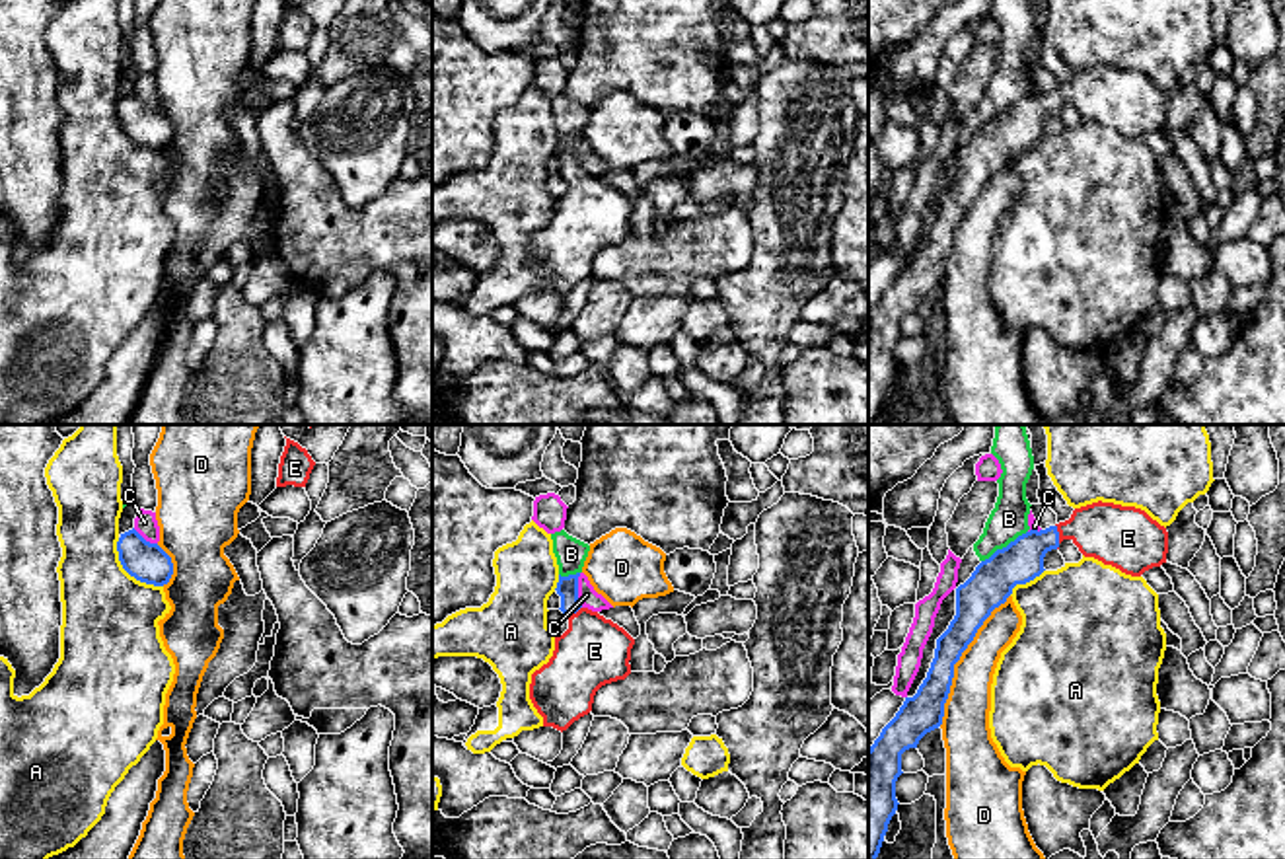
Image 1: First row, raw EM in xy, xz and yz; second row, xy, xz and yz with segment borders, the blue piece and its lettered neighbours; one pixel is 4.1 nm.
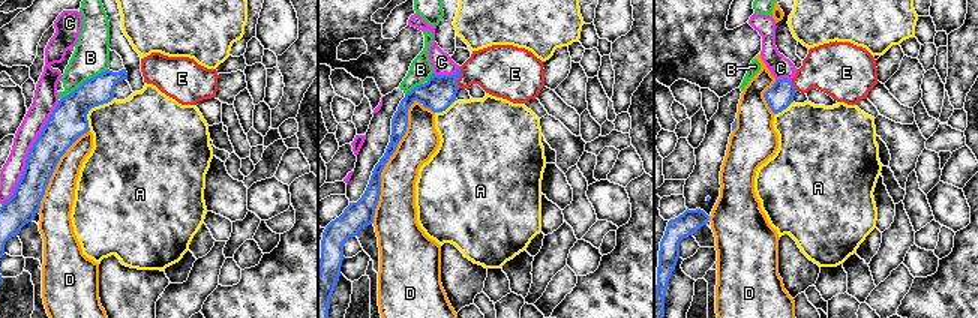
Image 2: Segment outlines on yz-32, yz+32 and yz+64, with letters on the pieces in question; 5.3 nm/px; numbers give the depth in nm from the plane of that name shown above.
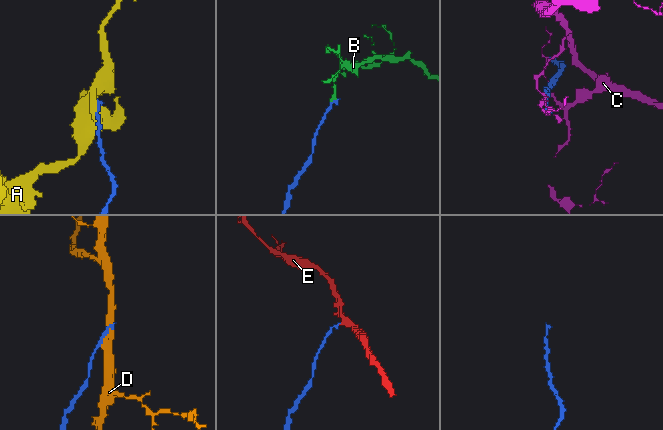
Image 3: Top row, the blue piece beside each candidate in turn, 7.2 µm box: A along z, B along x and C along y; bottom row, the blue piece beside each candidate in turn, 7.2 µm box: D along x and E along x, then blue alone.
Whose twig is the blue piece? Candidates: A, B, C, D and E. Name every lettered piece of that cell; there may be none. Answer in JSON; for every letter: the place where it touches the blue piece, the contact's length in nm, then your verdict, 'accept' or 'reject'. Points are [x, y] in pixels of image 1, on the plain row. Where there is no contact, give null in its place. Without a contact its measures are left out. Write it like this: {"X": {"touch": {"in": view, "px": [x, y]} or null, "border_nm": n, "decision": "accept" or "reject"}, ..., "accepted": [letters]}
{"A": {"touch": {"in": "xy", "px": [129, 137]}, "border_nm": 280, "decision": "reject"}, "B": {"touch": {"in": "yz", "px": [1003, 112]}, "border_nm": 240, "decision": "reject"}, "C": {"touch": {"in": "xz", "px": [577, 154]}, "border_nm": 140, "decision": "reject"}, "D": {"touch": {"in": "yz", "px": [958, 223]}, "border_nm": 600, "decision": "reject"}, "E": {"touch": {"in": "yz", "px": [1058, 98]}, "border_nm": 80, "decision": "accept"}, "accepted": ["E"]}

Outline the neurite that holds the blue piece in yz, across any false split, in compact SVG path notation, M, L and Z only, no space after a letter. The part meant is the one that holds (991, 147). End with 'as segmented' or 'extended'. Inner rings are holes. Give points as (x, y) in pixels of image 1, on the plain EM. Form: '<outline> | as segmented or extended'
M1114 66L1075 72L1071 82L1046 93L1030 93L981 125L956 152L956 179L936 203L927 242L913 261L905 261L896 280L868 312L868 425L876 425L888 388L898 374L896 345L901 317L938 292L950 257L954 228L995 171L1016 148L1040 140L1044 121L1071 103L1084 121L1094 121L1125 138L1141 140L1166 127L1168 95L1145 74Z | extended

